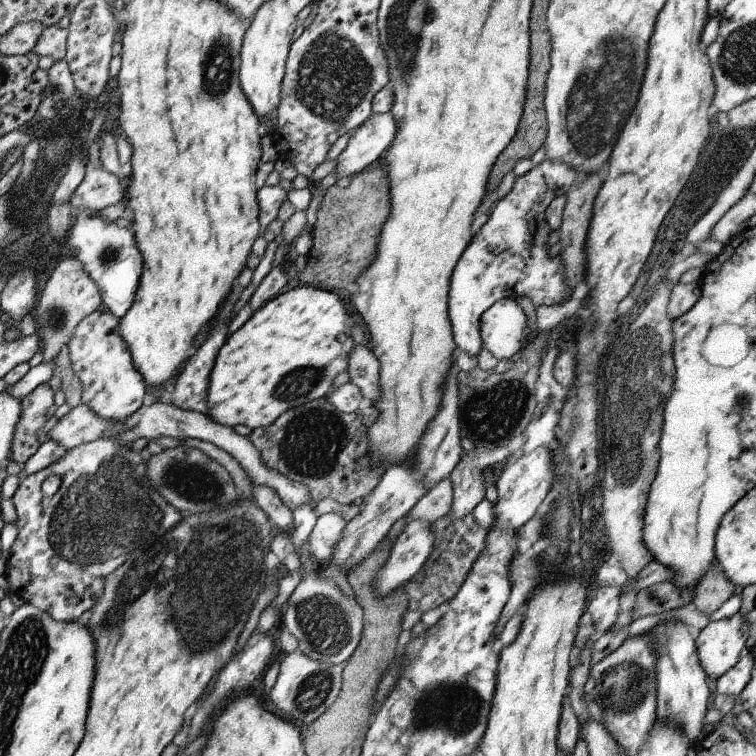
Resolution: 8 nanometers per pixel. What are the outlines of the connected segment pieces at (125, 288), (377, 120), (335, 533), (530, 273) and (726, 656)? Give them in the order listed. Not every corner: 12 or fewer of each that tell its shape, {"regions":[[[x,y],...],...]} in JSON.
{"regions":[[[79,211],[64,254],[85,264],[102,308],[136,301],[144,256],[130,229]],[[373,113],[336,159],[337,178],[383,158],[396,134],[392,114]],[[339,513],[317,518],[307,543],[319,566],[329,564],[346,525]],[[544,159],[518,175],[454,268],[457,352],[480,317],[528,296],[572,299],[544,212],[579,172]],[[739,612],[710,621],[695,640],[716,680],[736,666],[749,626]]]}

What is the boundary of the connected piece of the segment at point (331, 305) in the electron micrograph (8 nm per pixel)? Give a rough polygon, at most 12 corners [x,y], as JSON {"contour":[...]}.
{"contour":[[275,296],[220,347],[207,415],[261,429],[326,397],[354,325]]}

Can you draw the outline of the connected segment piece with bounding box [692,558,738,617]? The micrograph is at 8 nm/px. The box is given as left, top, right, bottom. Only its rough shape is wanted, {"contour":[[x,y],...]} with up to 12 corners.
{"contour":[[715,558],[692,606],[709,617],[737,591]]}

